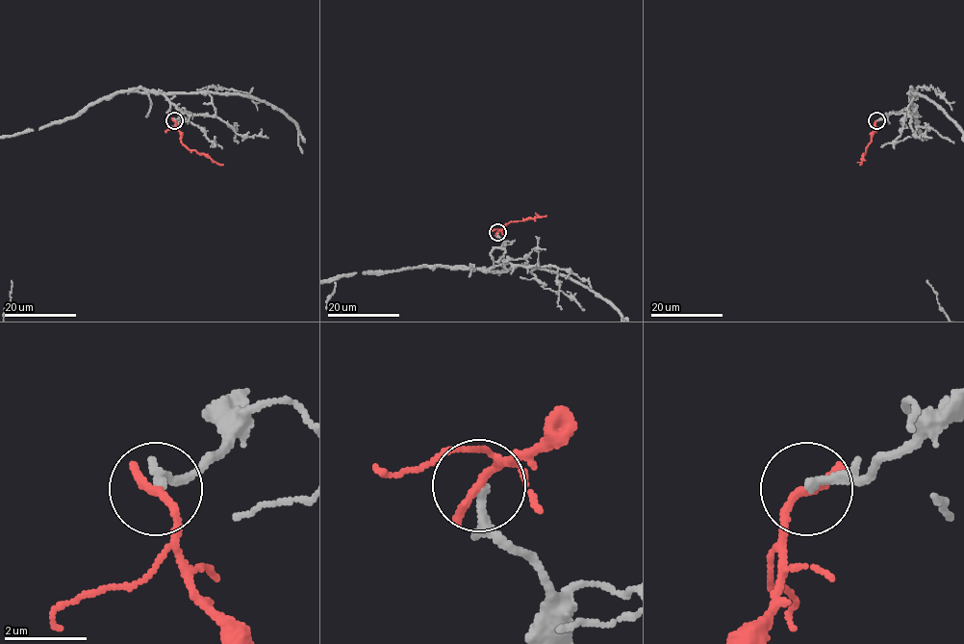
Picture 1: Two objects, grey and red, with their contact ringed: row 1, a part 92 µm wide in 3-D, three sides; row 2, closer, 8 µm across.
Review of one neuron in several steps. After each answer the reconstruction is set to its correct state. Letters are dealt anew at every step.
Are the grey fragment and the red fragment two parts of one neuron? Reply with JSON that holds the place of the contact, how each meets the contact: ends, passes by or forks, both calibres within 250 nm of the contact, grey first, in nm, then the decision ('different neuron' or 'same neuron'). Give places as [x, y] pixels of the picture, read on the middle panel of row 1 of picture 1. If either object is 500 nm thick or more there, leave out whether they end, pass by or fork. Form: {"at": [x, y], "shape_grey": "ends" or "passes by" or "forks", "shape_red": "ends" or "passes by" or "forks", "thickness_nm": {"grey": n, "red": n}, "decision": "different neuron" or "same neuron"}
{"at": [497, 232], "shape_grey": "ends", "shape_red": "ends", "thickness_nm": {"grey": 220, "red": 260}, "decision": "different neuron"}

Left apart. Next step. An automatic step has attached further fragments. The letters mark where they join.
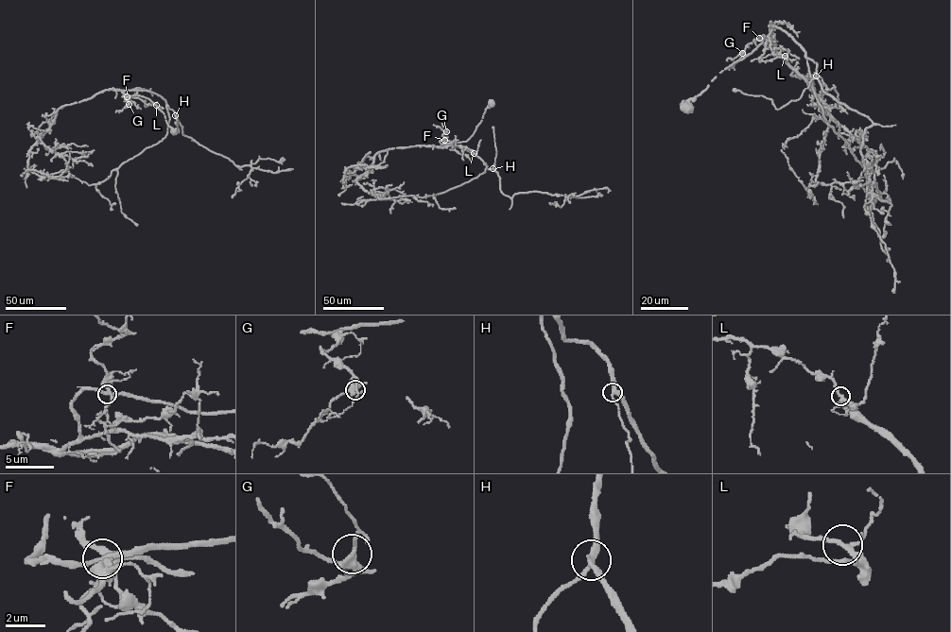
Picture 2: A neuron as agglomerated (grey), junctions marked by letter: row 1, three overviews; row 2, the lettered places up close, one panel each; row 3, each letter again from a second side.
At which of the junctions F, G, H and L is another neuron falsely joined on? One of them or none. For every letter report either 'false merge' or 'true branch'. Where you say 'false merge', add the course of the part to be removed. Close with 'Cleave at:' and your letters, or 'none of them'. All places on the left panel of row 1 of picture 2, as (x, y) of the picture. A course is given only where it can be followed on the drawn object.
F: true branch
G: true branch
H: true branch
L: true branch
Cleave at: none of them

